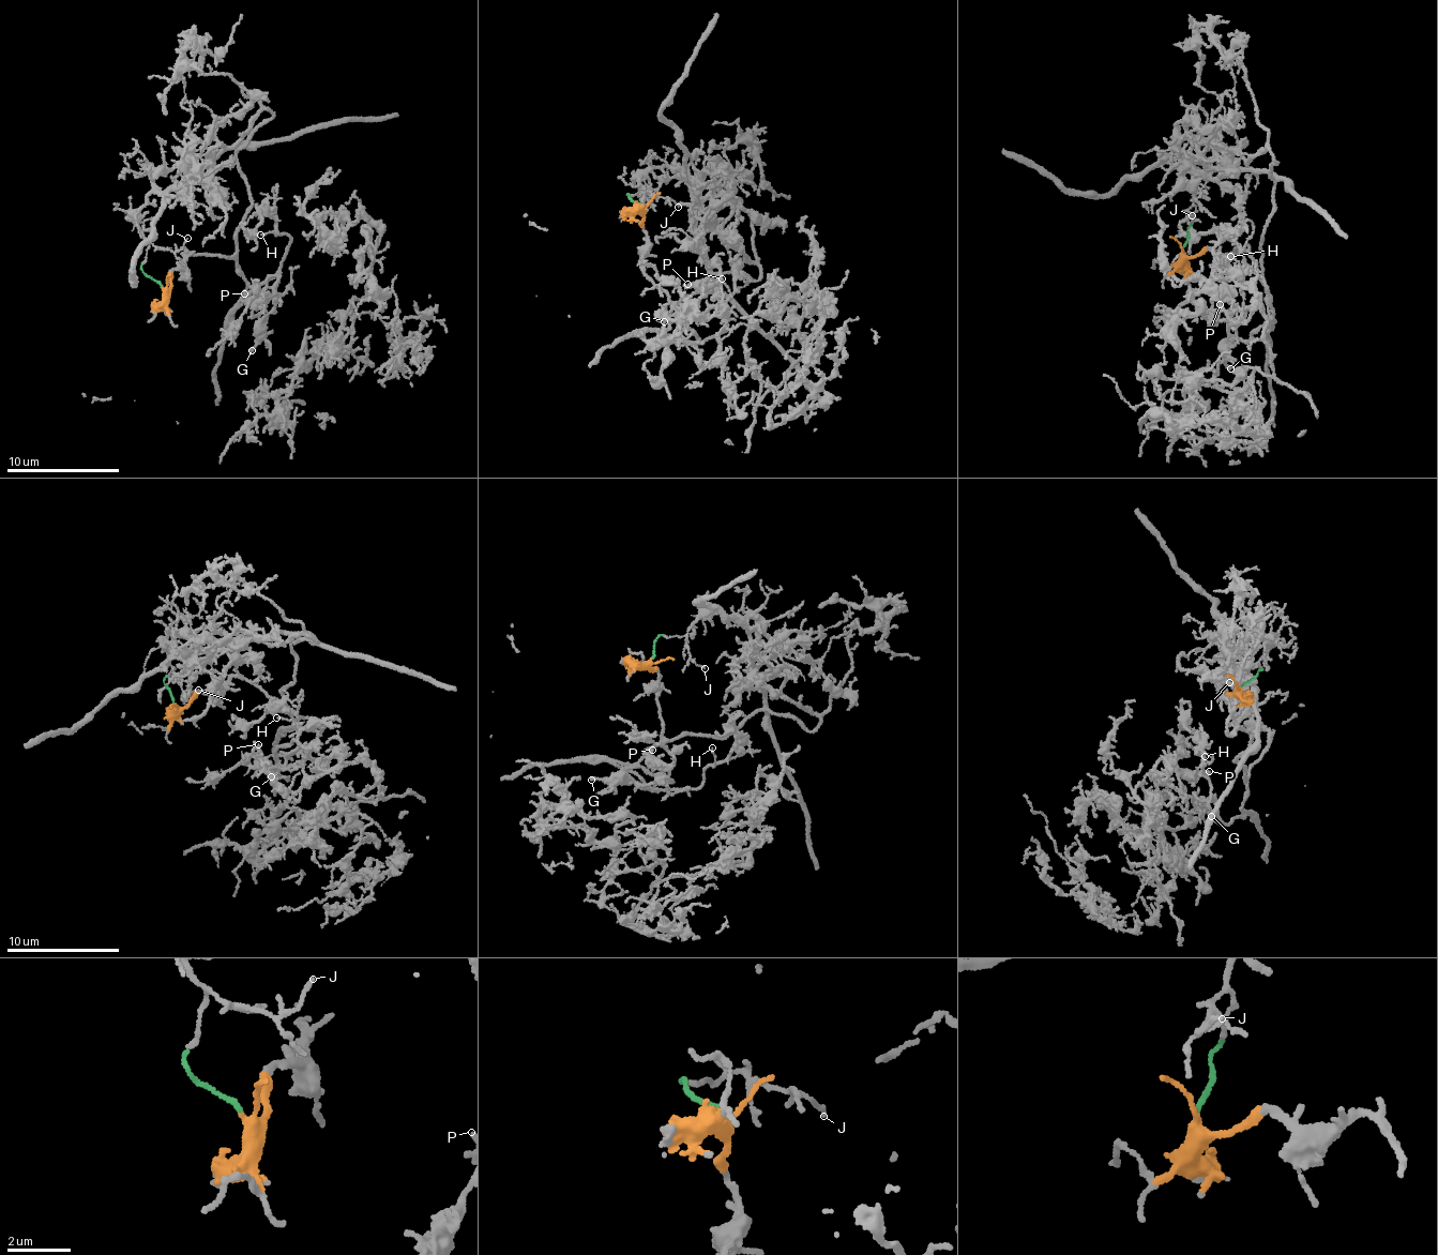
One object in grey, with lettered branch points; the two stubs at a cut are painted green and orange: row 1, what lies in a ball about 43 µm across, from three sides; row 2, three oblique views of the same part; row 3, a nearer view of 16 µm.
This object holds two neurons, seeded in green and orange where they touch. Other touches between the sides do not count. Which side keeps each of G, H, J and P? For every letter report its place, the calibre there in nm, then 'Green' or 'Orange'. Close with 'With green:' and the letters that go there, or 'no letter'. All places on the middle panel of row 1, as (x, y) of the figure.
G: Place: (664, 321). Thickness 200 nm. Orange
H: Place: (722, 278). Thickness 110 nm. Orange
J: Place: (678, 207). Thickness 120 nm. Green
P: Place: (687, 284). Thickness 200 nm. Orange
With green: J

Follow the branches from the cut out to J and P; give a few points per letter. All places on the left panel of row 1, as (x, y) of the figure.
J: (160, 284), (144, 271), (146, 251), (151, 244), (178, 251), (187, 239)
P: (160, 286), (187, 252), (226, 256), (253, 285), (277, 283), (255, 316), (278, 277), (278, 293), (243, 292)

